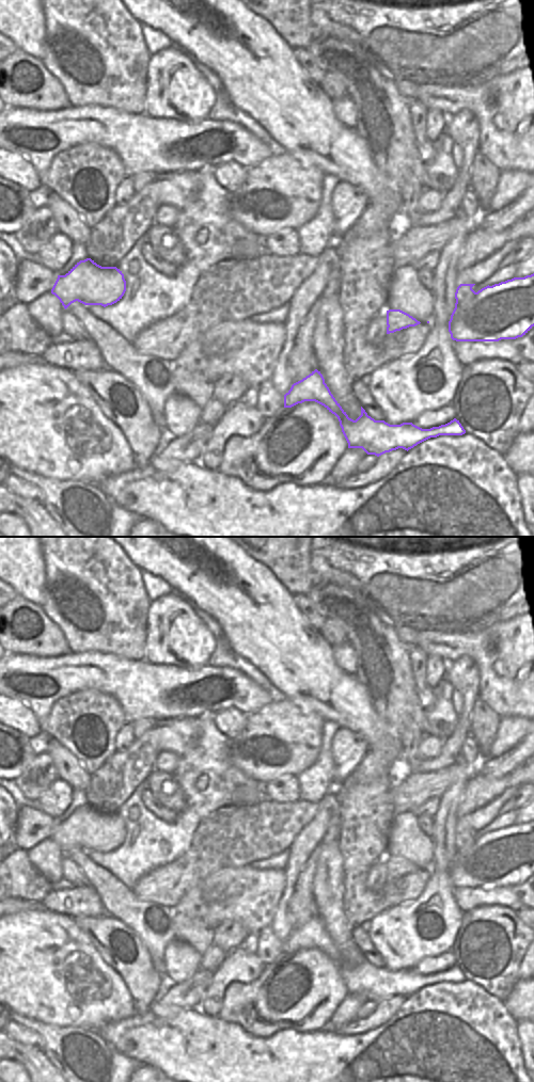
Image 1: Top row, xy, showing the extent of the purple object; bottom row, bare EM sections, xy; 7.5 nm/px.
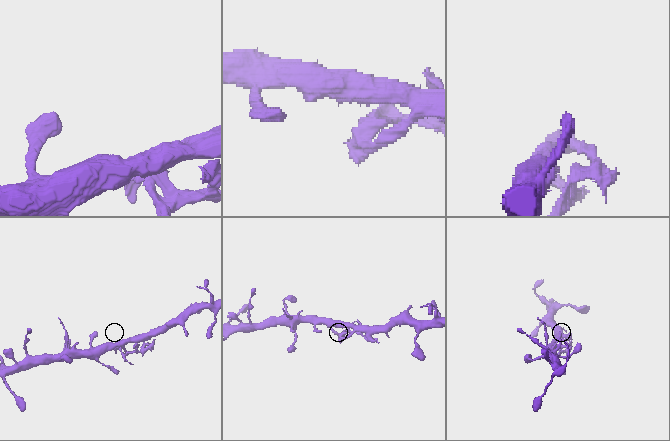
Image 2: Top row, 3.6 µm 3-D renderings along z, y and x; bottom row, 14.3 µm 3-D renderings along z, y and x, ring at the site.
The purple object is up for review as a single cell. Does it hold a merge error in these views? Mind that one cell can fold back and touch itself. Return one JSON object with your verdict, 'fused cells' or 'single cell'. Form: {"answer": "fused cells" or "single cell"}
{"answer": "fused cells"}

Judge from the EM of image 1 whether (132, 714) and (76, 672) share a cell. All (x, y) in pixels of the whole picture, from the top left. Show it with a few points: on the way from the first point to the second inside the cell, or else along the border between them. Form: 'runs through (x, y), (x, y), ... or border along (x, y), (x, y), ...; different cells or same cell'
runs through (126, 698), (100, 672), (92, 672); same cell

